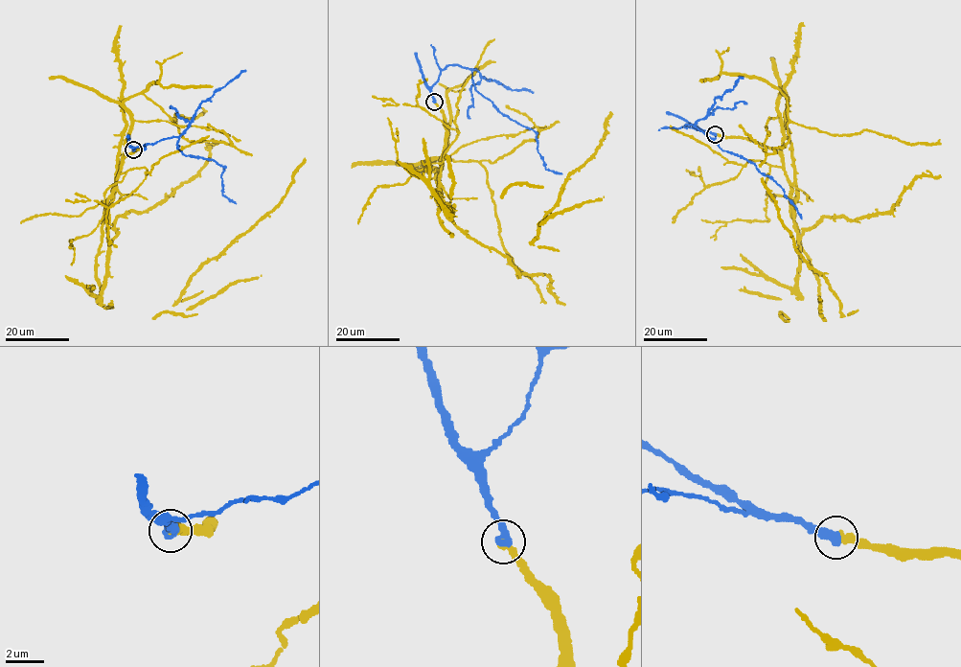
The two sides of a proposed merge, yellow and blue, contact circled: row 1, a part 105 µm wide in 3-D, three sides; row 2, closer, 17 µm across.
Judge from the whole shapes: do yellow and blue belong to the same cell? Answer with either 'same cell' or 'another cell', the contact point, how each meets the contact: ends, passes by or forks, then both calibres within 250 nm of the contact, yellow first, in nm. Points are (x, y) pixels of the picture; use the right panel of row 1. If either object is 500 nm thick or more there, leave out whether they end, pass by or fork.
same cell | (715, 134) | 400/550 nm

